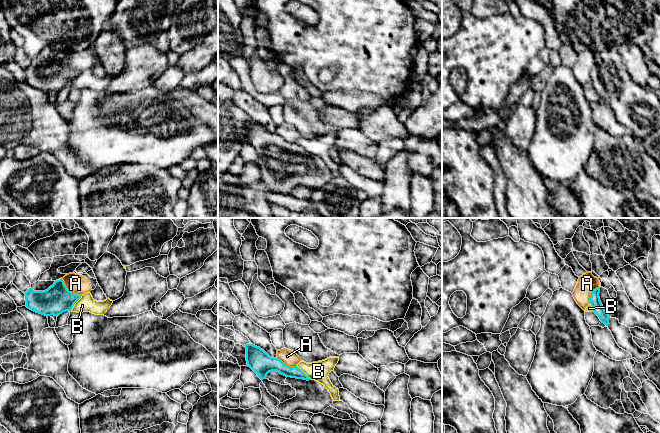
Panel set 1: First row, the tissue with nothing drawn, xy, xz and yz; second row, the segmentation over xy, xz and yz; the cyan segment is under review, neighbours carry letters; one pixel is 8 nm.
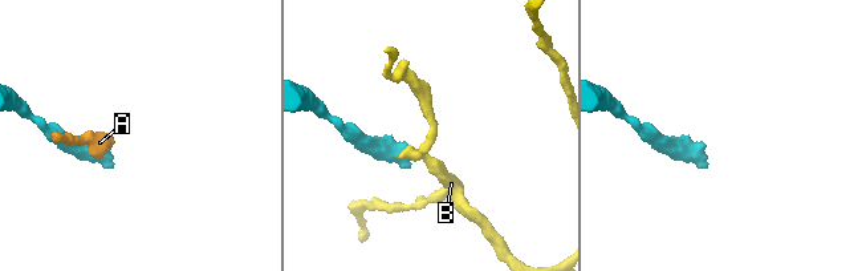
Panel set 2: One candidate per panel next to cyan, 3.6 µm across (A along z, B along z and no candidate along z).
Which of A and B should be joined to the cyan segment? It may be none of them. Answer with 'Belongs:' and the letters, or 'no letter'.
Belongs: no letter

